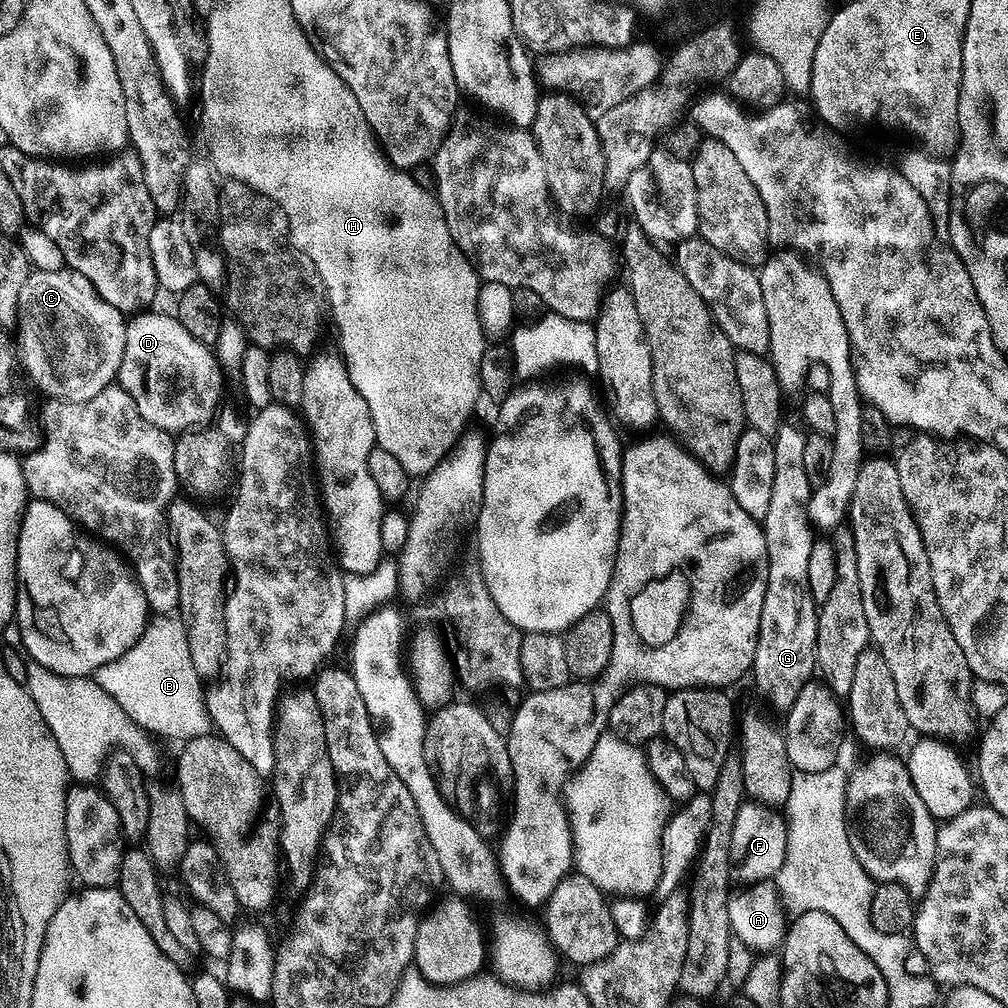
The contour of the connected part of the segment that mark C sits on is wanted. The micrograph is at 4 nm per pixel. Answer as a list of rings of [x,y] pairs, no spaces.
[[[67,266],[49,272],[29,271],[26,283],[22,285],[22,294],[18,294],[14,348],[23,375],[28,375],[33,386],[38,391],[45,392],[48,400],[86,402],[94,398],[94,394],[102,394],[102,390],[110,387],[120,375],[125,342],[125,313],[110,306],[110,302],[106,302],[106,298],[102,298],[98,290],[94,290],[85,276]]]

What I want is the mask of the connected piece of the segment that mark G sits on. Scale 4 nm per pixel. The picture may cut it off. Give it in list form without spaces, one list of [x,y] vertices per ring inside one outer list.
[[[781,422],[775,436],[771,437],[774,446],[774,487],[770,494],[770,510],[762,521],[768,555],[768,581],[766,598],[762,598],[762,618],[758,622],[758,642],[754,650],[751,675],[756,676],[756,684],[766,697],[780,710],[794,706],[802,686],[813,679],[816,672],[816,614],[818,606],[813,603],[806,569],[810,566],[810,550],[814,545],[810,521],[808,519],[808,500],[812,497],[813,486],[806,478],[804,469],[804,447],[806,432],[799,423]]]

